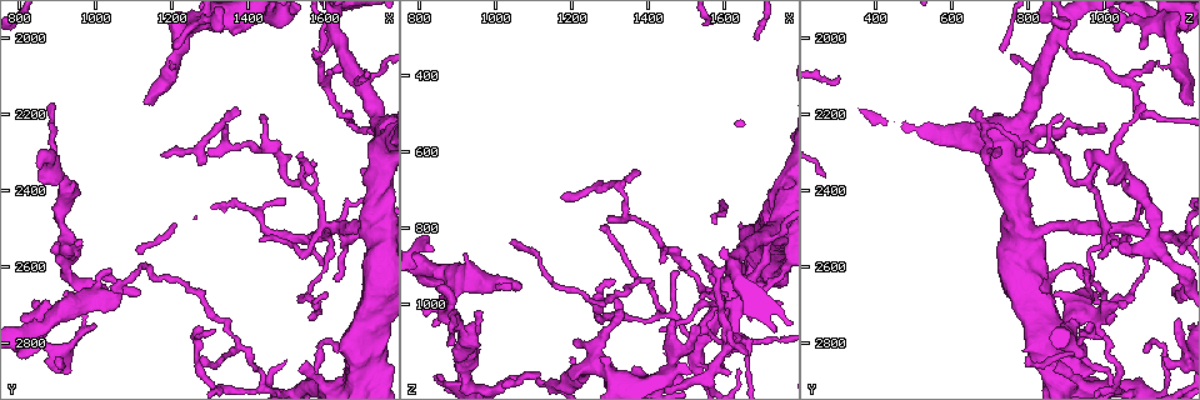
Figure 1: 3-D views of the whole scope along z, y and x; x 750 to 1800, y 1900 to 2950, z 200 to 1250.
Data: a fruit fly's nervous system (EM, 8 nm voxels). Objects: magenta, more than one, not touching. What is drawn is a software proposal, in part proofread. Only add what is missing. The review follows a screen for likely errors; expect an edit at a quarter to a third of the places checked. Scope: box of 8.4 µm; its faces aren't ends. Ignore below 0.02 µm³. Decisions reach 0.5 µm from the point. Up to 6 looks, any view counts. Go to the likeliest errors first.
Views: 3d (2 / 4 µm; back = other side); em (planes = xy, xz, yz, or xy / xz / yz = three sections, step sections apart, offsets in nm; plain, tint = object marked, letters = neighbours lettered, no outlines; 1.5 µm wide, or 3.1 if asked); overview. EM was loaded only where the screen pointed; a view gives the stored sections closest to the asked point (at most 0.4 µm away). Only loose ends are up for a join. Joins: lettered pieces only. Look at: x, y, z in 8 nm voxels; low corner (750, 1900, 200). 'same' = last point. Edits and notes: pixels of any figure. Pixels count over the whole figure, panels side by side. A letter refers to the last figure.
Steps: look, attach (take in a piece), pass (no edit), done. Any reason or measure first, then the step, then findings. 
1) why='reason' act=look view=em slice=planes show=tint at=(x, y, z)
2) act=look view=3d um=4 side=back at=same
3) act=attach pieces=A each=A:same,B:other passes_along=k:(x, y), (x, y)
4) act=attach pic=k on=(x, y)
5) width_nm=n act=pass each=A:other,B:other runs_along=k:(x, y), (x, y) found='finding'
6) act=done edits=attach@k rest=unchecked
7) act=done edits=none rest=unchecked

why='an open end' act=look view=3d um=2 at=(1120, 2665, 1185)

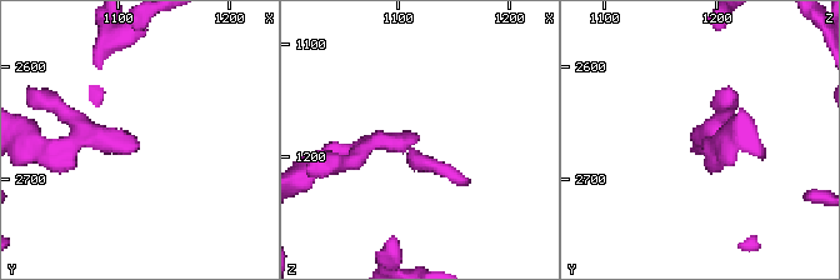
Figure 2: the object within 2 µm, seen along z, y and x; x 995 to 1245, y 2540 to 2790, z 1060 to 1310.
why='shape alone is not enough' act=look view=em slice=xy step=4 show=plain at=(1118, 2670, 1182)

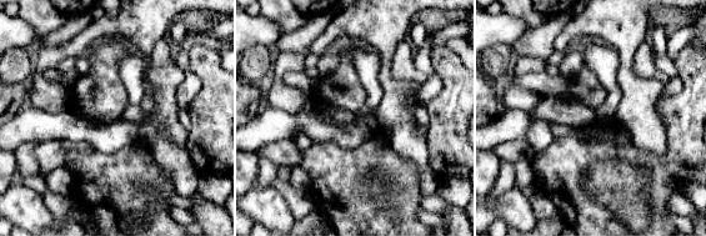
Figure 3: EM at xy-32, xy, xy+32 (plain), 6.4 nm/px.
act=look view=em slice=xy step=4 show=letters at=same

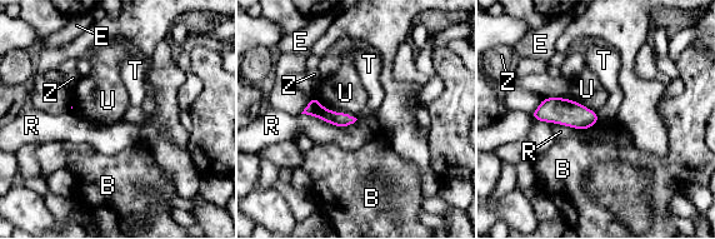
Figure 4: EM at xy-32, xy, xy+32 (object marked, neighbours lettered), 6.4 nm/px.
width_nm=100 act=pass each=B:other,E:other,R:other,T:other,U:other,Z:other runs_along=4:(308, 110), (350, 120) found='none of them fits'

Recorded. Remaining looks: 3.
why='free end' act=look view=3d um=2 at=(910, 2835, 1160)

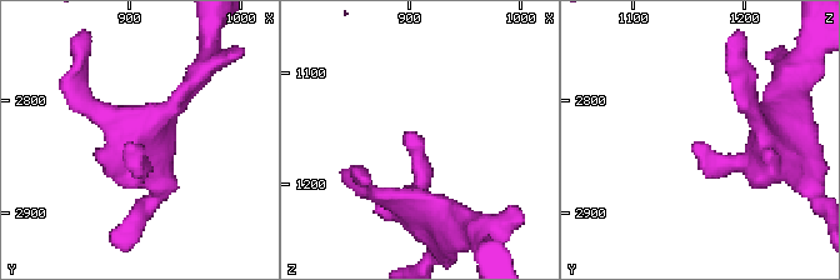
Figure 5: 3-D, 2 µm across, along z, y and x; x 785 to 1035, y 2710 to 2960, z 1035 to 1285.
act=look view=em slice=planes show=plain at=(910, 2838, 1154)

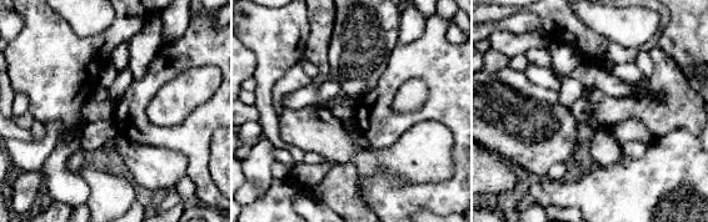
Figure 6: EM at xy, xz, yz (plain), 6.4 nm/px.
why='what lies round it' act=look view=em slice=planes show=letters at=same

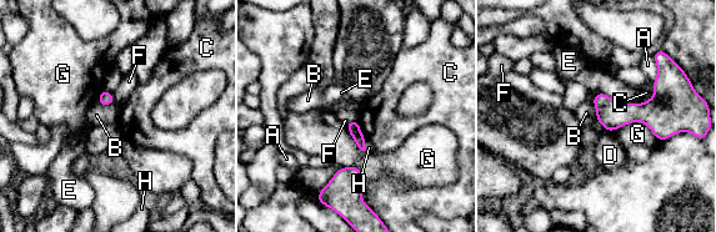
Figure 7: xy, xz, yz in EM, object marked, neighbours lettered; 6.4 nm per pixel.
width_nm=90 act=pass each=A:other,B:other,C:other,D:other,E:other,F:other,G:other,H:other runs_along=7:(656, 56), (661, 95), (606, 126) found='no lettered piece goes on from it'

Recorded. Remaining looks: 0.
act=done edits=none rest=unchecked

